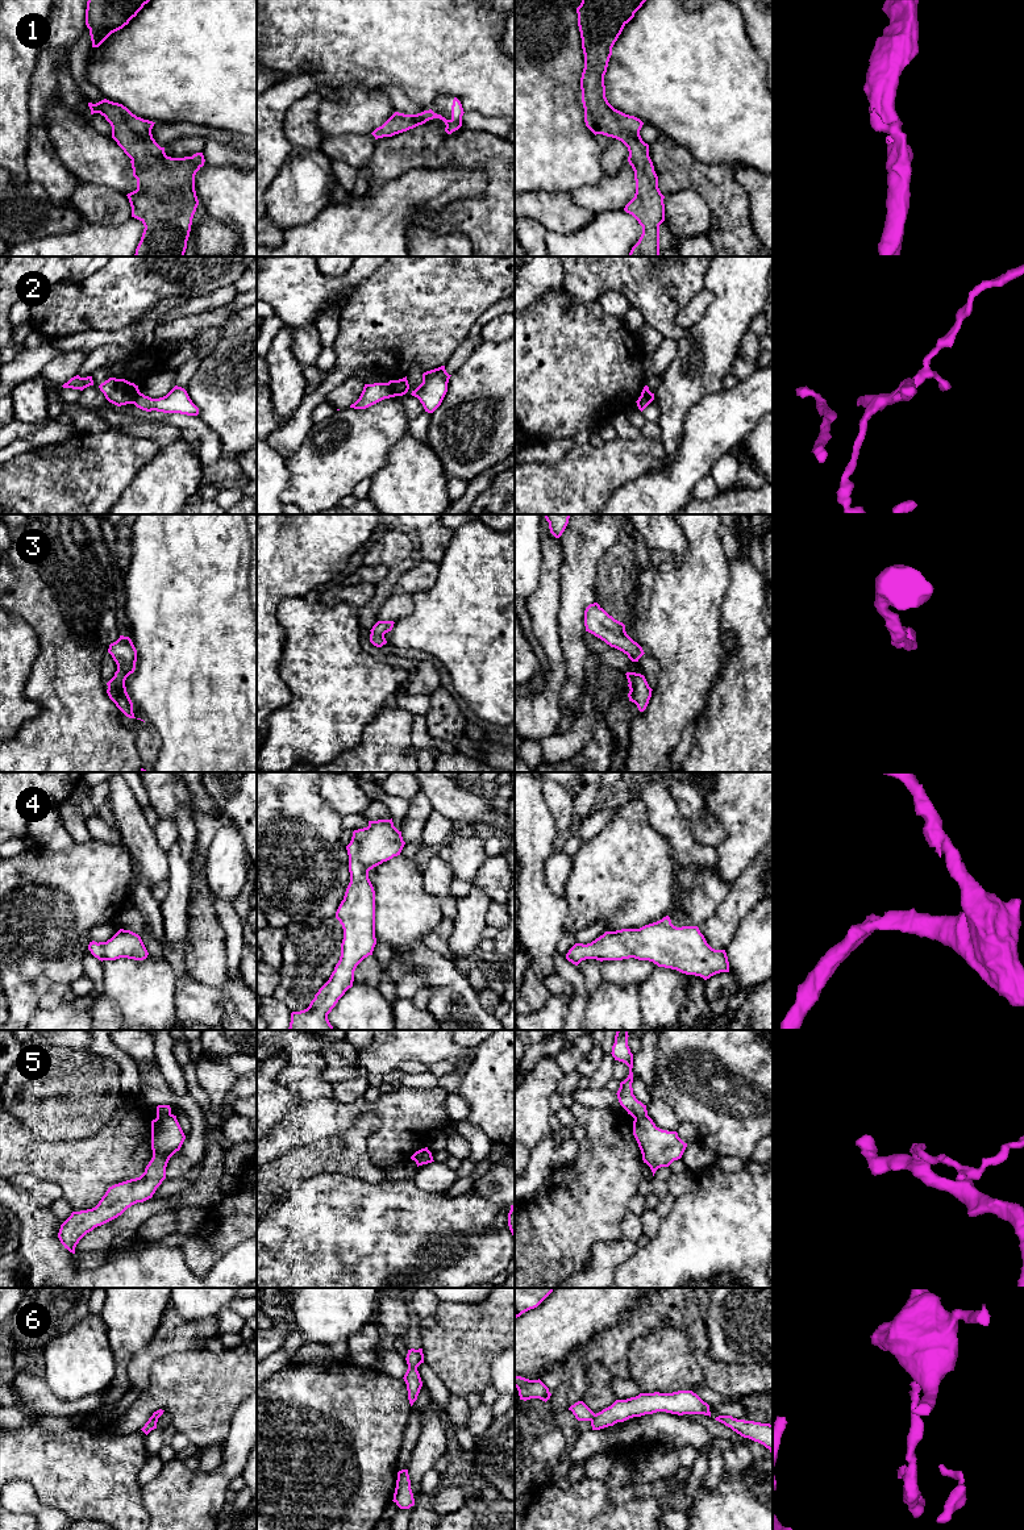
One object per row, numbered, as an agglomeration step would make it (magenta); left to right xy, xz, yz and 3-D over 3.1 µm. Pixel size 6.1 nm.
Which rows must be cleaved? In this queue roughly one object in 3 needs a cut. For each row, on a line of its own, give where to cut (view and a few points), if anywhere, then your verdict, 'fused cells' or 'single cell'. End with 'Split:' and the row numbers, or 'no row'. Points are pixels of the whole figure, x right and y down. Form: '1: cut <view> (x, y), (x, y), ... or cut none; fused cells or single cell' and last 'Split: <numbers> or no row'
1: cut none; single cell
2: cut xz (394, 380), (394, 392), (396, 395); fused cells
3: cut none; single cell
4: cut none; single cell
5: cut xy (170, 1113), (157, 1118); fused cells
6: cut xz (408, 1366), (416, 1368); fused cells
Split: 2, 5, 6

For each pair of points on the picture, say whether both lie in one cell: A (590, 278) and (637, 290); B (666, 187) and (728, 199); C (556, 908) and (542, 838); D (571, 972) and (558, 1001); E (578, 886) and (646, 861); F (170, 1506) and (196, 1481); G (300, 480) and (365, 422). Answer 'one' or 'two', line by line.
A: one
B: one
C: one
D: two
E: one
F: one
G: one

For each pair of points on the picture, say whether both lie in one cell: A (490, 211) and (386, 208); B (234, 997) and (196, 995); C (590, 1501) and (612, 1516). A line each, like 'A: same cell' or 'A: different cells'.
A: different cells
B: same cell
C: same cell

